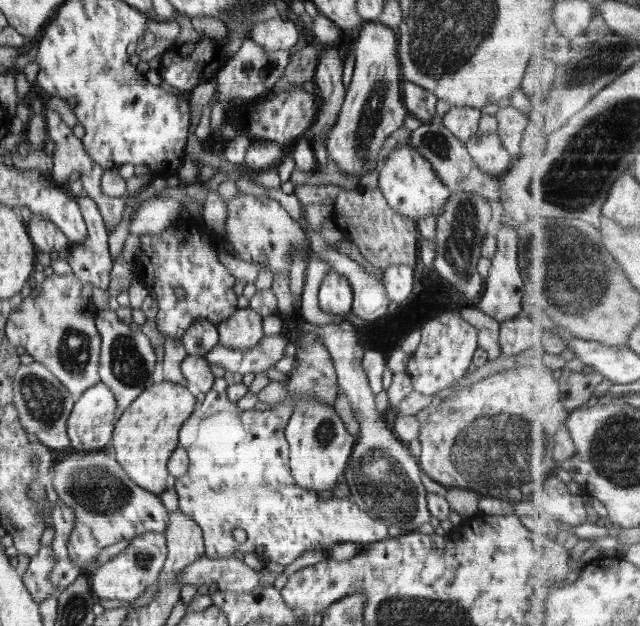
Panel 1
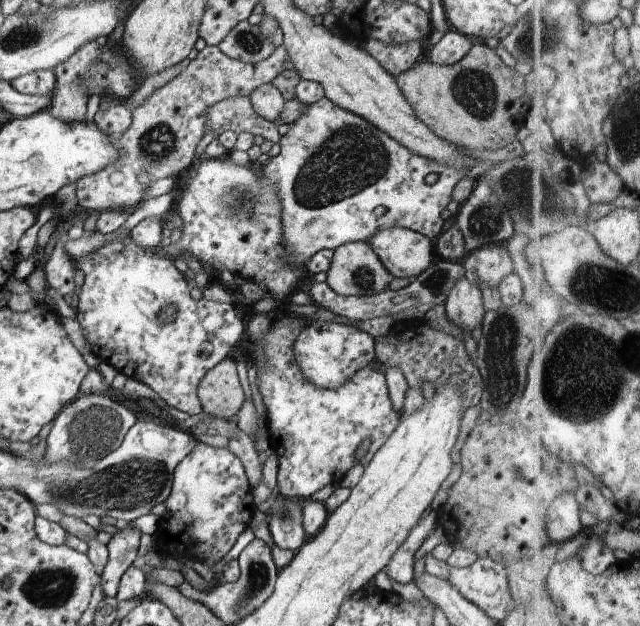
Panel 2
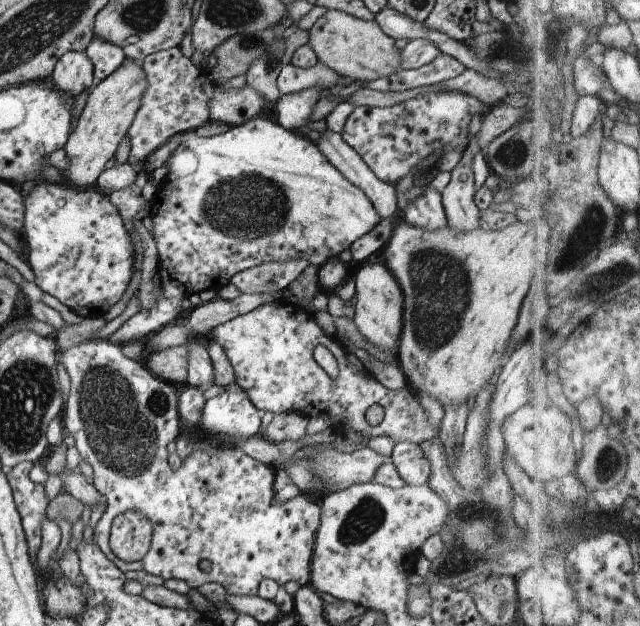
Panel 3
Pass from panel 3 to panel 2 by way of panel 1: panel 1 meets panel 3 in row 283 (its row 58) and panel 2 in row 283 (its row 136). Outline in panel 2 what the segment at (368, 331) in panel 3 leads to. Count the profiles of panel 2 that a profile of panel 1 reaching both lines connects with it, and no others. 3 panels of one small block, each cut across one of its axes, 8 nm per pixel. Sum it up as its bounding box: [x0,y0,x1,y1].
[326,241,391,296]

